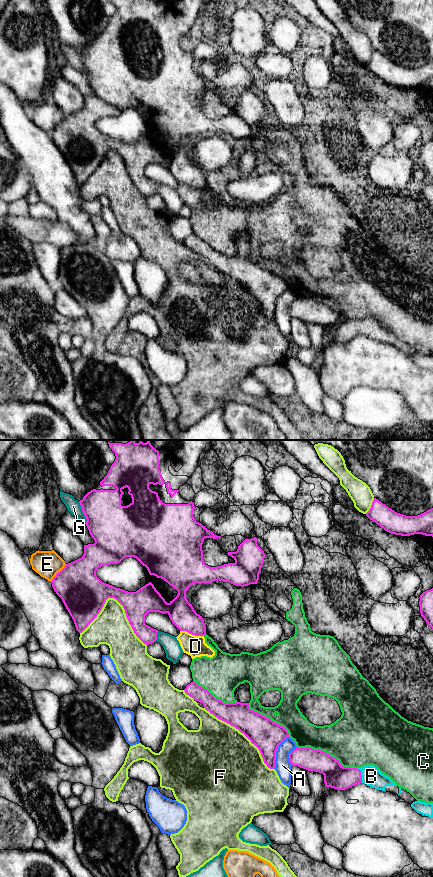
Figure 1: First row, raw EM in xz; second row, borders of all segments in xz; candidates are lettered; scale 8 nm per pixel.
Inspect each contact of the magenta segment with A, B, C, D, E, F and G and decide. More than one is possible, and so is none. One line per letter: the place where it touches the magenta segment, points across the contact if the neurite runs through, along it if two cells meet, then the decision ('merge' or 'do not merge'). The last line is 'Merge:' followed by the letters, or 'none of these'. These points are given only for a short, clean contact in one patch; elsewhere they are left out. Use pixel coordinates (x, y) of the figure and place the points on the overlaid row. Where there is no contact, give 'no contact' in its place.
A: contact xz (275, 752); do not merge
B: contact xz (360, 775); merge
C: contact xz (323, 751); do not merge
D: contact xz (192, 634); merge
E: contact xz (57, 573); do not merge
F: contact xz (117, 600); do not merge
G: contact xz (83, 512); do not merge
Merge: B, D

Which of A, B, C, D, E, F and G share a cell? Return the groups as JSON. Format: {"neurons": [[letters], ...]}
{"neurons": [["A"], ["B", "D"], ["C"], ["E"], ["F"], ["G"]]}

